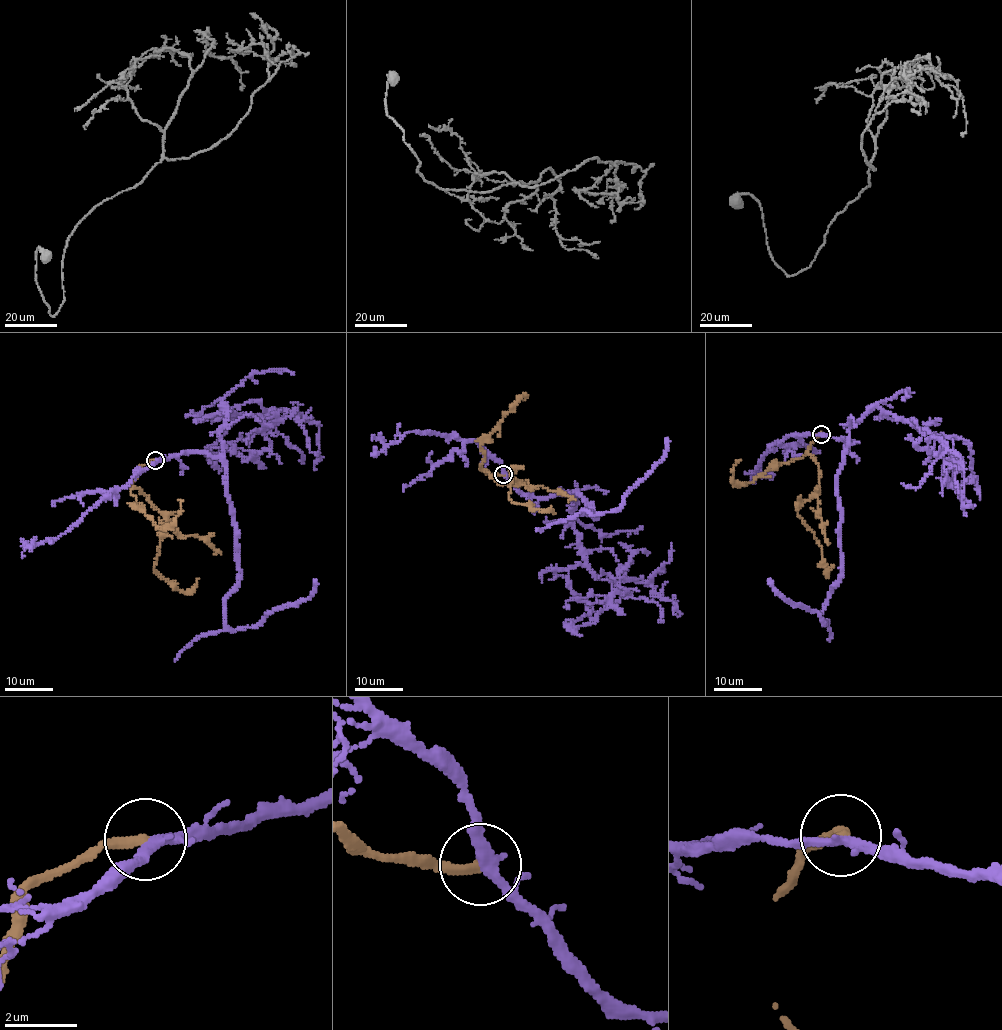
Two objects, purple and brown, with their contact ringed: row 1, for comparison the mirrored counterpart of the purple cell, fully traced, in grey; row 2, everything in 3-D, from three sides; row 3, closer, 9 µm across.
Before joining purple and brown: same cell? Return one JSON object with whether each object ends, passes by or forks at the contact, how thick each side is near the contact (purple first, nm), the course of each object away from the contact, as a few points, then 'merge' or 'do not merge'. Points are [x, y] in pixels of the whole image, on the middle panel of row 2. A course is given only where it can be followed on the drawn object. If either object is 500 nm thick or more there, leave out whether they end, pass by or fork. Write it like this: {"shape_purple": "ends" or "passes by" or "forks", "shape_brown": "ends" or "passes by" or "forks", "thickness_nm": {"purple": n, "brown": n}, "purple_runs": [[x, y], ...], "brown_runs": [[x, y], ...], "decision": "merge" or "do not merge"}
{"shape_purple": "forks", "shape_brown": "ends", "thickness_nm": {"purple": 220, "brown": 280}, "purple_runs": [[504, 474], [521, 492], [538, 498], [577, 491], [596, 518], [582, 512], [617, 510], [664, 456], [668, 437]], "brown_runs": [[504, 474], [481, 469], [510, 485], [518, 481], [512, 469], [513, 501], [553, 513]], "decision": "do not merge"}

